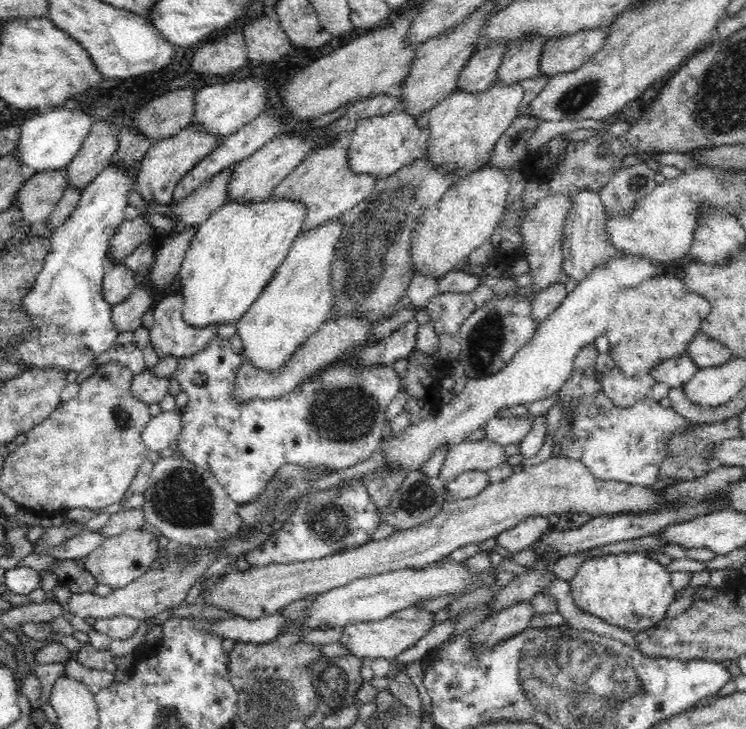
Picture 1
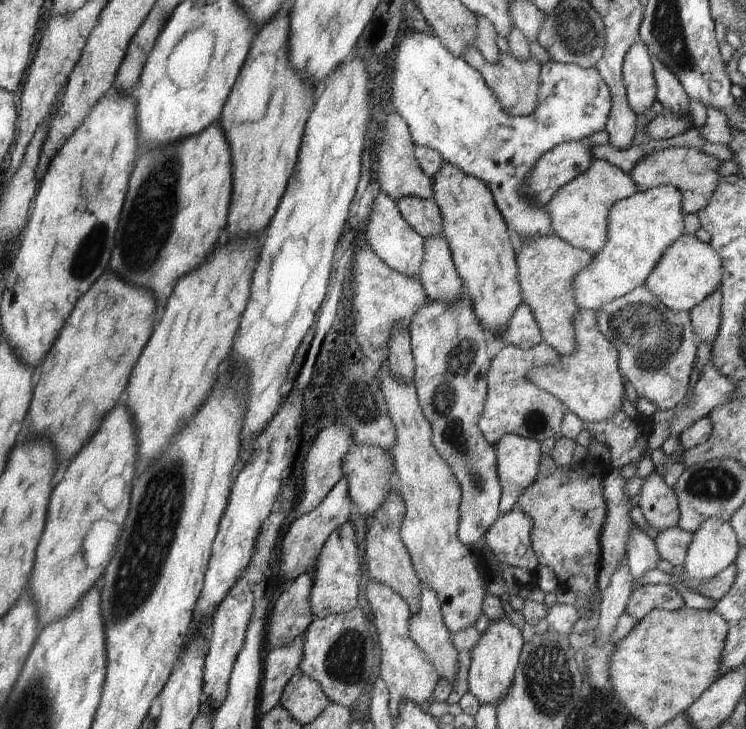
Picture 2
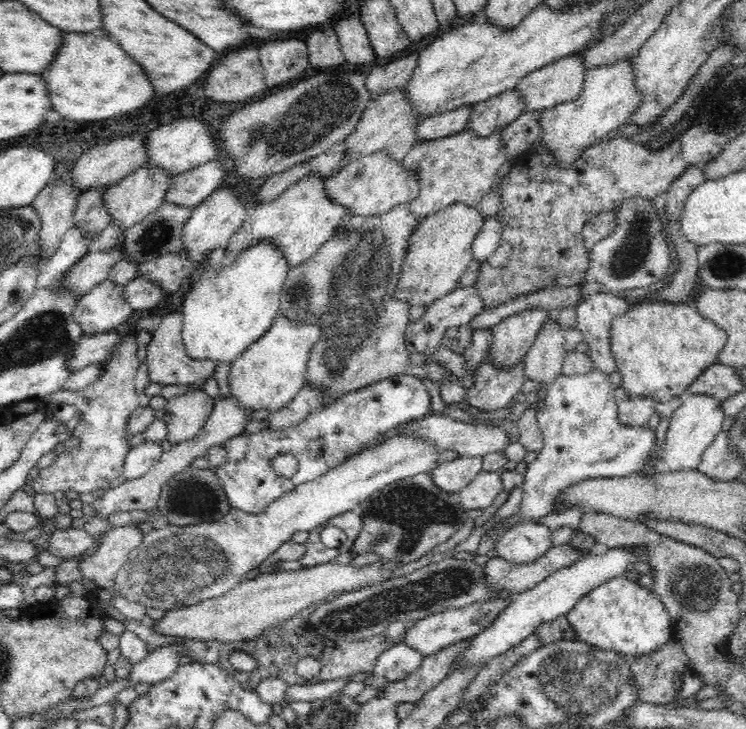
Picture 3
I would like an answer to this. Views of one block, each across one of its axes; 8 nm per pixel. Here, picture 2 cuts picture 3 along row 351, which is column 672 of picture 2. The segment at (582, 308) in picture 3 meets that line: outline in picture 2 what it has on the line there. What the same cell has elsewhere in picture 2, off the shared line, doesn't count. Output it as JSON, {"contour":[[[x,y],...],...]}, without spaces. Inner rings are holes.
{"contour":[[[647,584],[634,586],[628,598],[625,612],[640,621],[654,609],[677,611],[684,607],[680,593],[669,584]]]}

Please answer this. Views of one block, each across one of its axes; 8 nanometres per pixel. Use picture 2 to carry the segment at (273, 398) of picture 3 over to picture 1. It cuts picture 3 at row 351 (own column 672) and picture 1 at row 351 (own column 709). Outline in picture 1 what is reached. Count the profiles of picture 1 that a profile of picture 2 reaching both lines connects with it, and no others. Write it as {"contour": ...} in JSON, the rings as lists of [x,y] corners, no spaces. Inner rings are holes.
{"contour":[[[340,214],[338,218],[332,218],[314,228],[314,230],[303,230],[296,236],[292,248],[290,248],[284,263],[274,272],[274,278],[264,286],[262,294],[254,300],[252,306],[248,308],[248,312],[237,322],[237,333],[243,344],[243,352],[247,356],[250,364],[253,364],[262,372],[276,372],[278,368],[282,368],[282,364],[286,364],[286,360],[290,360],[294,356],[294,352],[298,350],[298,346],[302,346],[308,336],[312,336],[326,320],[328,313],[333,307],[333,294],[331,291],[331,270],[332,262],[334,262],[335,244],[338,242],[342,232]]]}

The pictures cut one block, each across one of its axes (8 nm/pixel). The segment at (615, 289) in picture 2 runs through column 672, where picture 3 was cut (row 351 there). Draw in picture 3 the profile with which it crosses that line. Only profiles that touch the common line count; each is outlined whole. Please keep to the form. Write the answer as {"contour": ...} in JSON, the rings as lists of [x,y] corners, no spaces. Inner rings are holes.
{"contour":[[[266,239],[251,244],[239,252],[238,260],[223,268],[224,250],[212,252],[204,262],[200,262],[191,272],[191,286],[183,300],[183,342],[188,355],[194,359],[208,359],[232,364],[250,343],[258,340],[273,324],[279,314],[282,287],[291,268],[278,250],[278,245]]]}

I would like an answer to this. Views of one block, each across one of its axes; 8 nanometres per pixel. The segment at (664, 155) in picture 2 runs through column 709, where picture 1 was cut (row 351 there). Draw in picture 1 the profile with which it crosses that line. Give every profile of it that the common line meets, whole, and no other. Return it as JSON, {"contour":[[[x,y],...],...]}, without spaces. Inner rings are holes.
{"contour":[[[180,292],[170,293],[159,302],[155,303],[153,308],[154,322],[150,331],[150,342],[157,352],[160,359],[166,356],[175,356],[178,358],[190,358],[204,348],[208,348],[210,340],[216,336],[218,326],[206,326],[206,328],[194,328],[190,326],[183,317],[183,296]]]}

